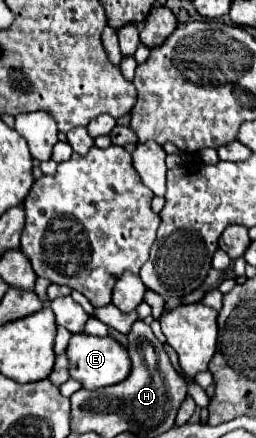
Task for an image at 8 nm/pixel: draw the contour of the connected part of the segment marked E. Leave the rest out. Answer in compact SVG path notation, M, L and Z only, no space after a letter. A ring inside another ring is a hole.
M77 333L71 337L67 353L71 363L71 377L79 379L85 389L117 385L131 373L131 359L127 349L121 343L117 343L113 337L93 337L93 335Z

